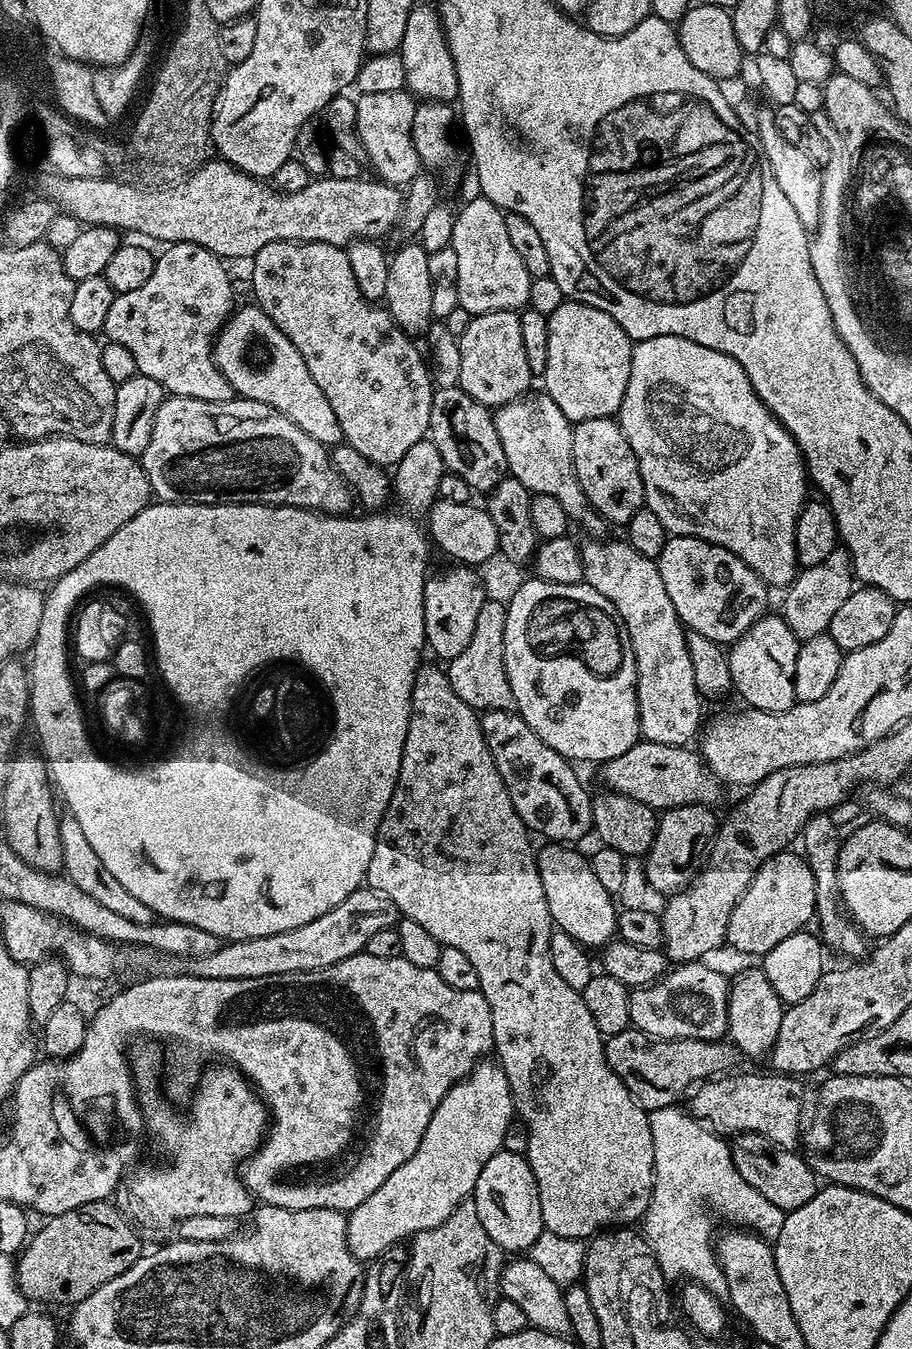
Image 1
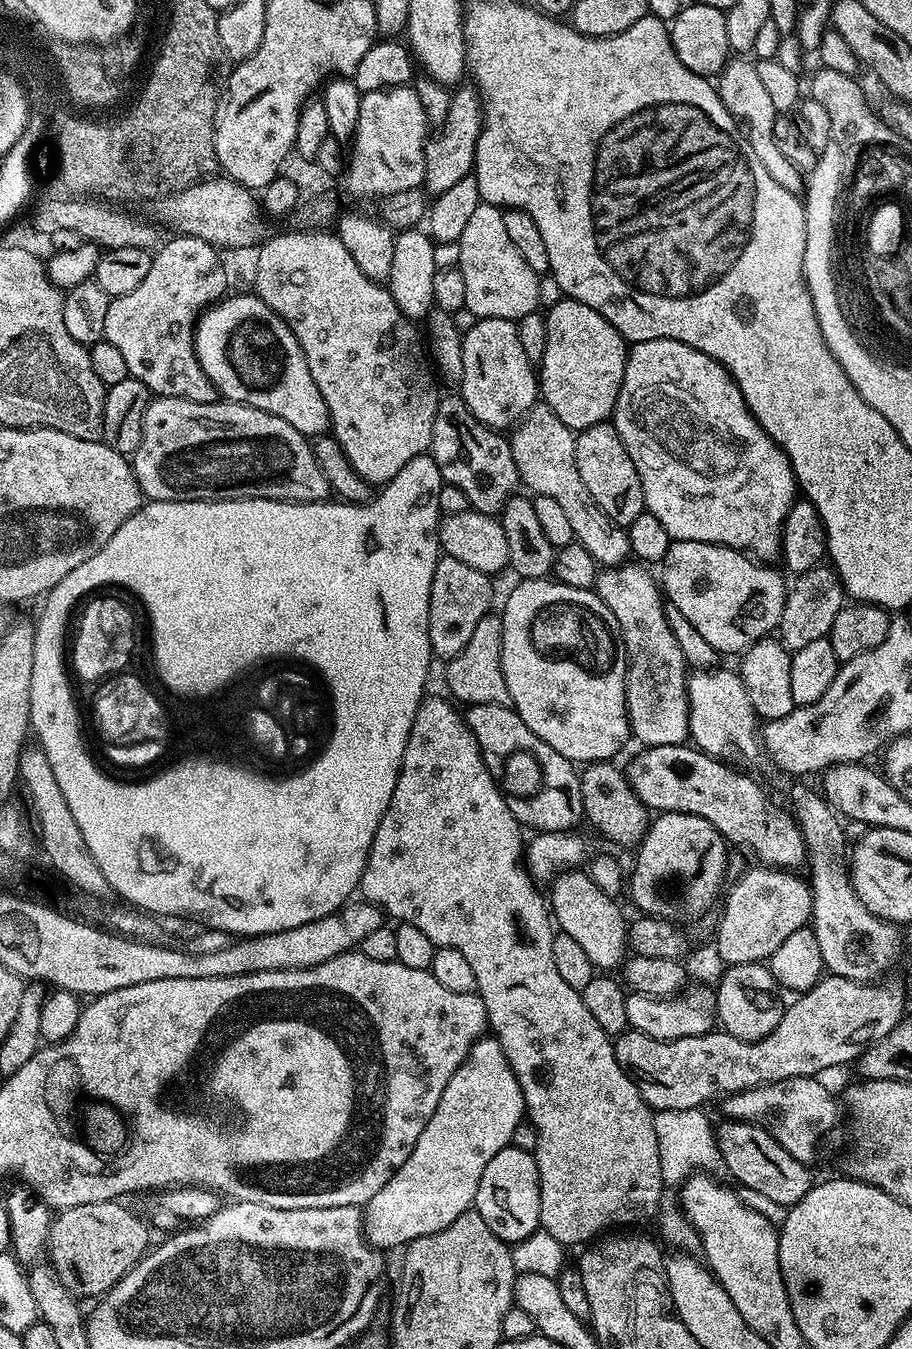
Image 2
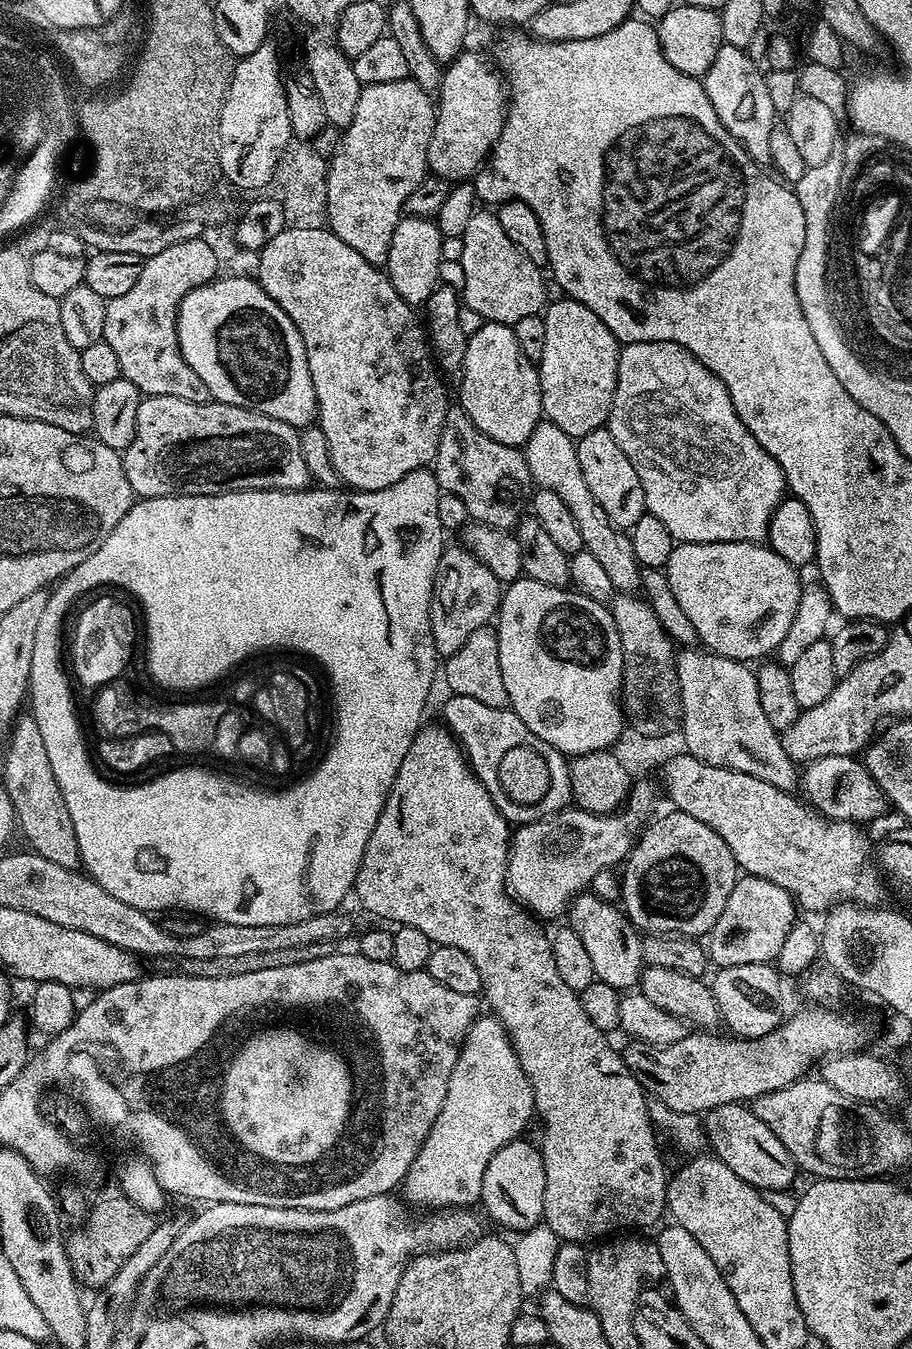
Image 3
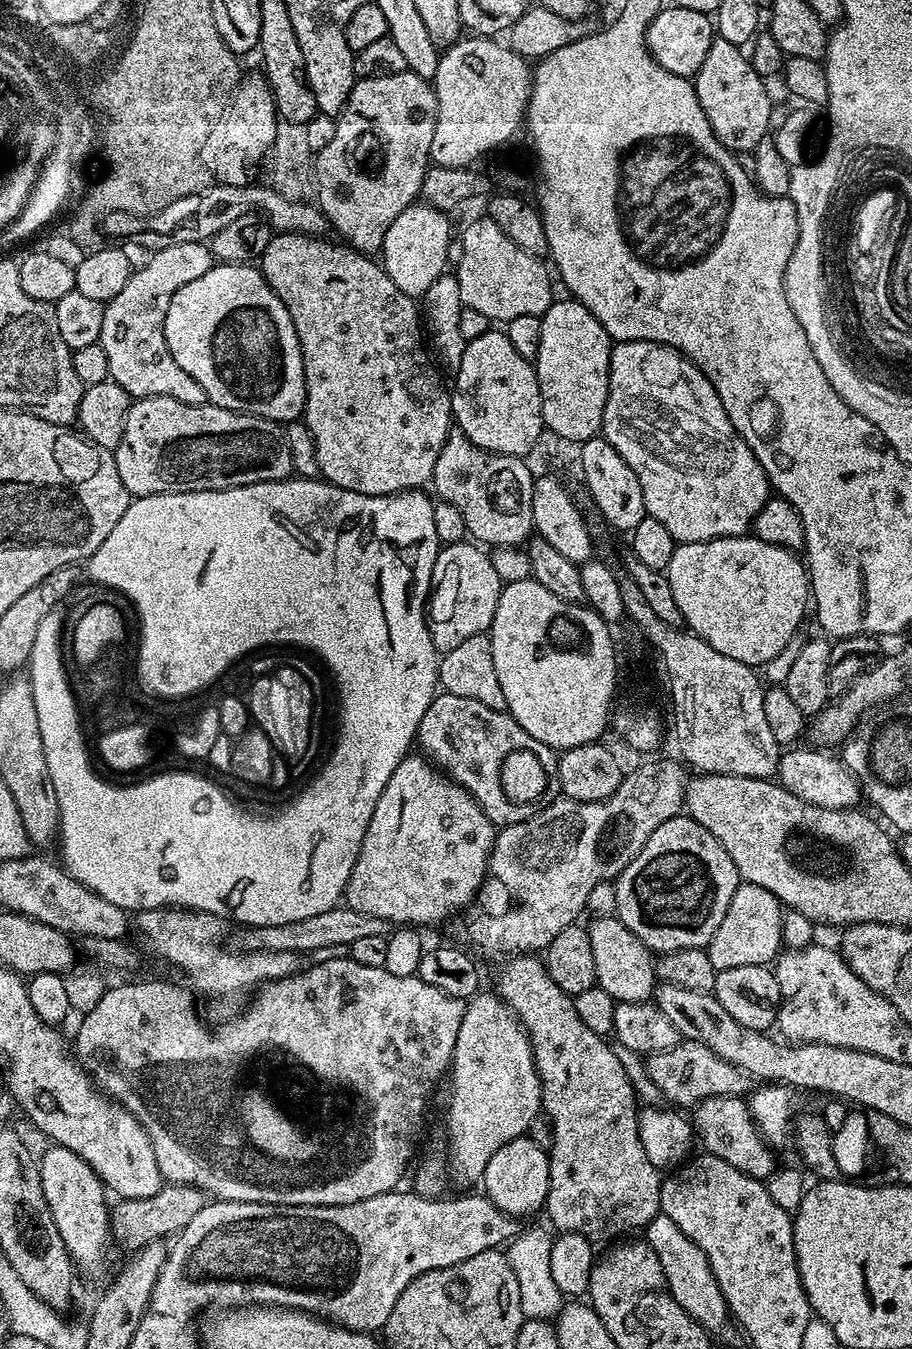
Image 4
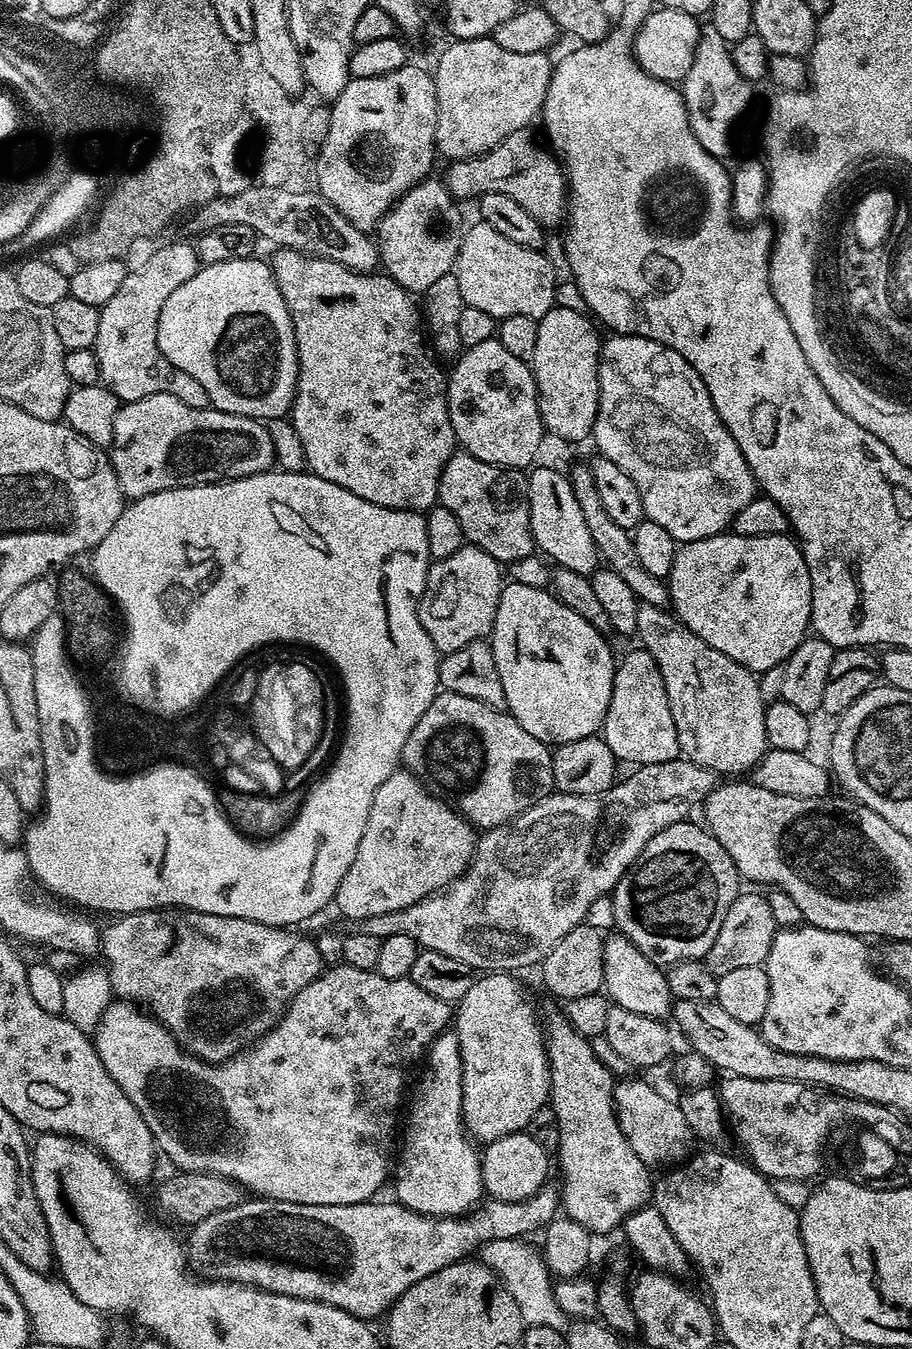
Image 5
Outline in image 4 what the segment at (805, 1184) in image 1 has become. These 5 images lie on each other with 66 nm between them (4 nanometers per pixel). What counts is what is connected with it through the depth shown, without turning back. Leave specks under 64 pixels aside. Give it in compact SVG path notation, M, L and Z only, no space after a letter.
M738 1096L706 1098L702 1103L695 1105L691 1112L692 1131L699 1147L701 1144L704 1147L701 1149L707 1155L717 1156L730 1162L730 1166L734 1166L734 1170L742 1170L742 1174L755 1180L767 1181L768 1176L777 1175L777 1153L758 1130L751 1112L748 1111L748 1103L745 1099Z

